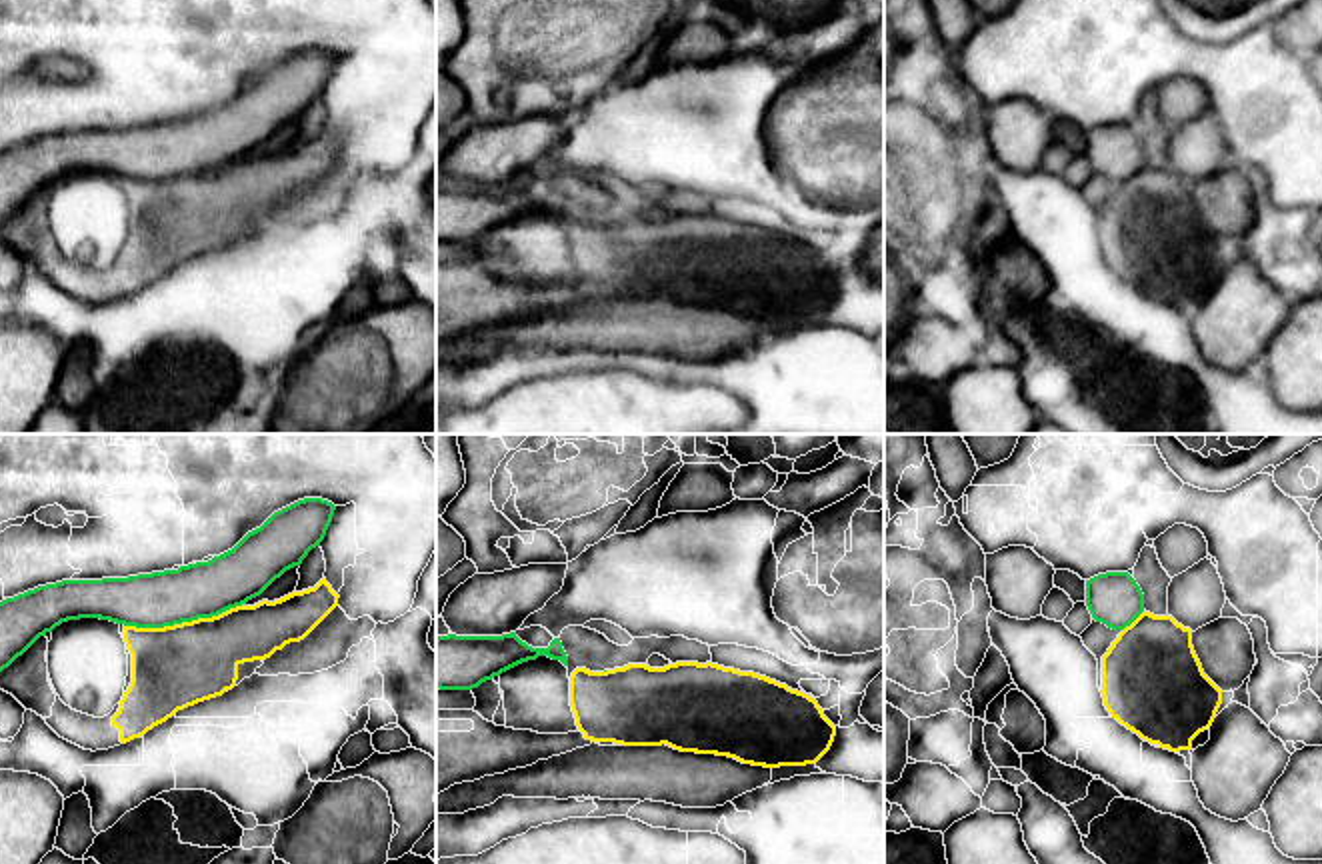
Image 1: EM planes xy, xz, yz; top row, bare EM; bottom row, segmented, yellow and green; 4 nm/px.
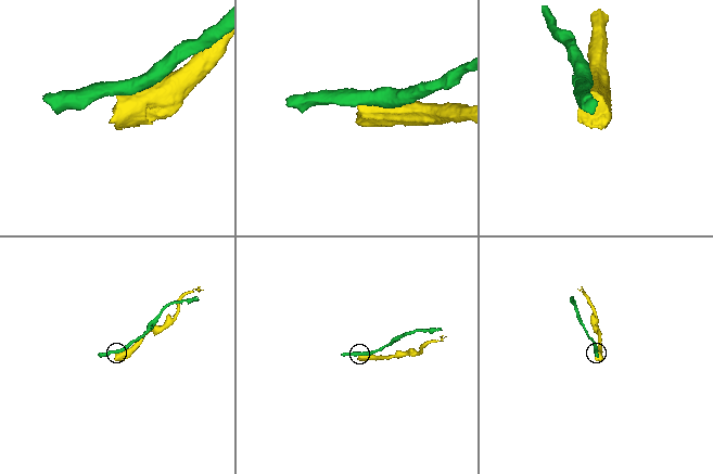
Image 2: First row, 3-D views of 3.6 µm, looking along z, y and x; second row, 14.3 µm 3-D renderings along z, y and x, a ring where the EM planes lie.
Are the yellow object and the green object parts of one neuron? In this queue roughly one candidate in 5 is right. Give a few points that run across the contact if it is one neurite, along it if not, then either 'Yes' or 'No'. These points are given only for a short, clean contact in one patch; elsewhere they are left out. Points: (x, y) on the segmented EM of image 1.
No

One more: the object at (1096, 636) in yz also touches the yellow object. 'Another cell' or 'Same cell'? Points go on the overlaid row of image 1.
Same cell

